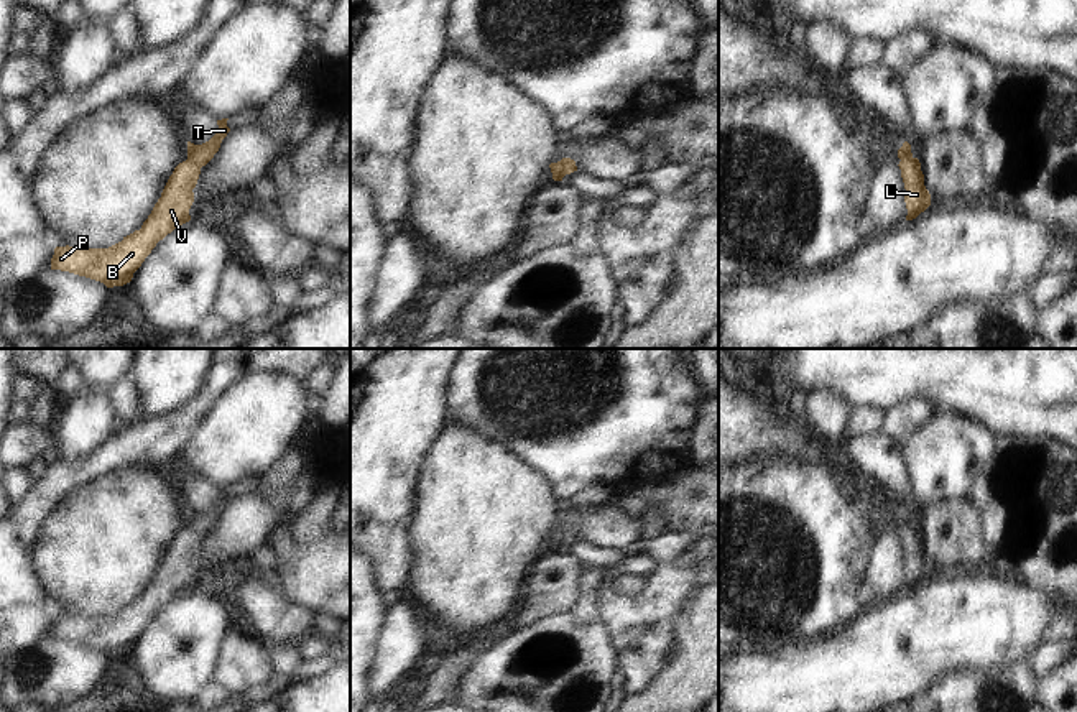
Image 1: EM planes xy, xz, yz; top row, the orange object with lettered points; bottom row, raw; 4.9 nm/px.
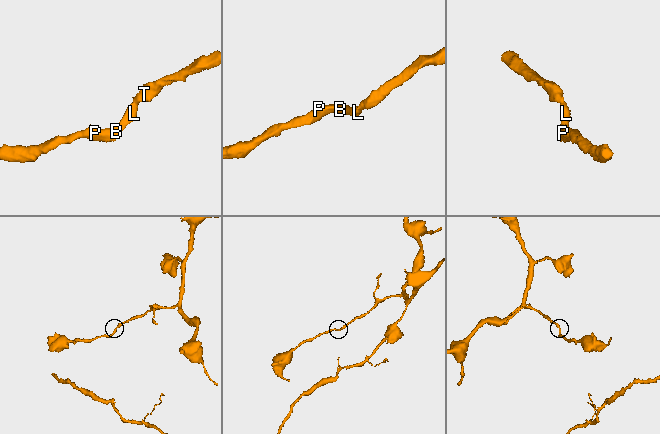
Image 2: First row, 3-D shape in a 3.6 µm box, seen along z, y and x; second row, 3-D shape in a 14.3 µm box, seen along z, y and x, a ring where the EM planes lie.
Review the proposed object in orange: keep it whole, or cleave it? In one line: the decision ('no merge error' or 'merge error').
no merge error

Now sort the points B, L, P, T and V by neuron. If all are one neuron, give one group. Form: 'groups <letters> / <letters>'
groups B L P T V

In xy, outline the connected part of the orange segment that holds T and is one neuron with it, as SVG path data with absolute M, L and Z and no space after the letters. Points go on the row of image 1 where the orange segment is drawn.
M229 118L217 120L217 133L202 145L187 141L187 160L179 163L169 176L161 197L140 230L123 237L109 248L56 247L51 270L69 271L104 283L107 288L123 286L132 281L159 240L179 225L191 220L189 209L194 202L192 189L201 168L219 151L230 128Z

